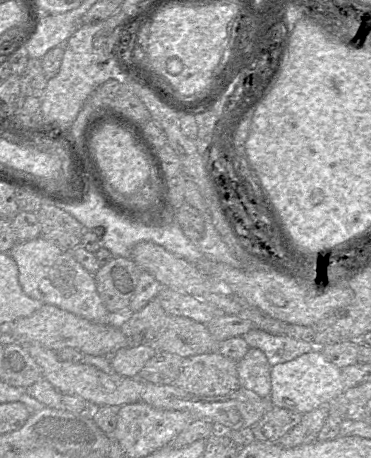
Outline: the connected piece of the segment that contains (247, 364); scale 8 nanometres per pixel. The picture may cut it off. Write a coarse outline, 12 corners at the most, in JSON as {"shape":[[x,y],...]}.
{"shape":[[250,348],[237,362],[241,388],[269,398],[271,368]]}

